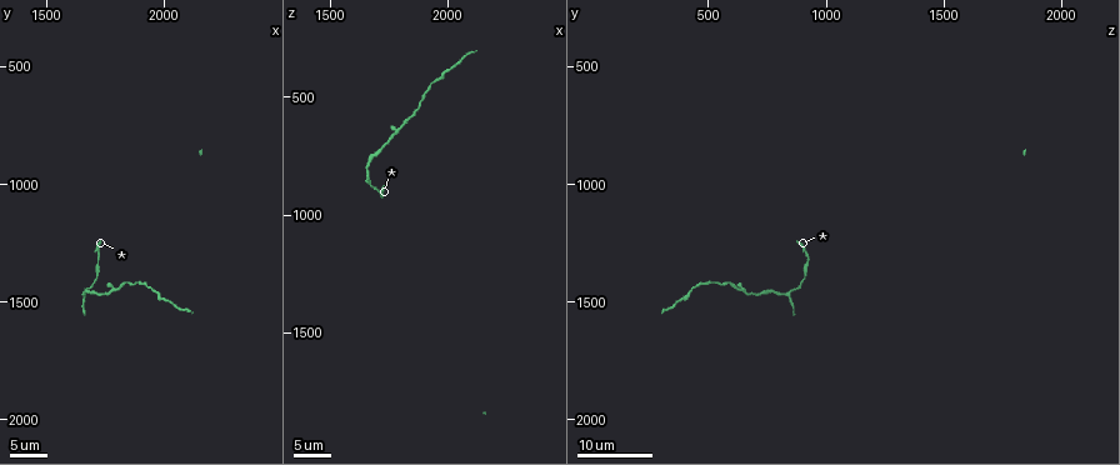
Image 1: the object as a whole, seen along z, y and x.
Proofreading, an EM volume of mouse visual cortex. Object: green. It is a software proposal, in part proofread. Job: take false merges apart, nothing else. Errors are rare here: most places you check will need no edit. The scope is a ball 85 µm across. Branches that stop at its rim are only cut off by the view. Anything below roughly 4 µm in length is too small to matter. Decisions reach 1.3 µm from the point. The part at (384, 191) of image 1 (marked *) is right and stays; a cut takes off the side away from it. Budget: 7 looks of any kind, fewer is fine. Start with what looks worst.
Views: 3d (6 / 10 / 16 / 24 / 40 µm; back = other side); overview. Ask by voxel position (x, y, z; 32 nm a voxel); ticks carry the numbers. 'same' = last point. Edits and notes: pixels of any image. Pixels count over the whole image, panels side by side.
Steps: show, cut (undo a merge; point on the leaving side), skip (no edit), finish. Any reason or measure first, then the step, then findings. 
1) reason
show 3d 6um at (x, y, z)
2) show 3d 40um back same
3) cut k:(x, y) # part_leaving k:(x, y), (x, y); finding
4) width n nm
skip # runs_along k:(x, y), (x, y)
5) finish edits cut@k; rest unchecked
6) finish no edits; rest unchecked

thick turns thin
show 3d 16um at (1960, 1450, 420)

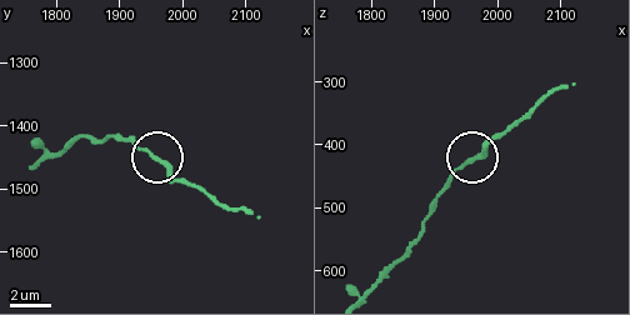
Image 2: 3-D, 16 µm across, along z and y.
zoom in
show 3d 10um at (1950, 1450, 430)

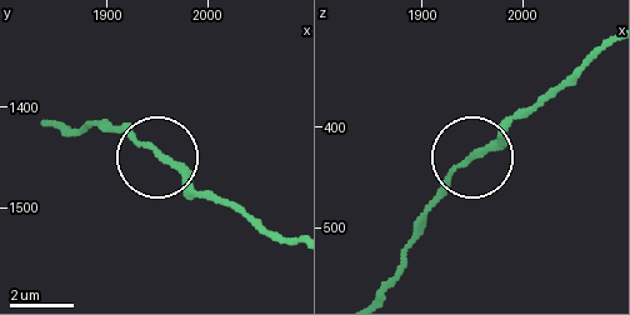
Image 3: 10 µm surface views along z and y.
skip # runs_along 3:(56, 128), (73, 133), (118, 125), (206, 195); one neuron here

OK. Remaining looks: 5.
calibre changes
show 3d 24um at (1760, 1460, 670)

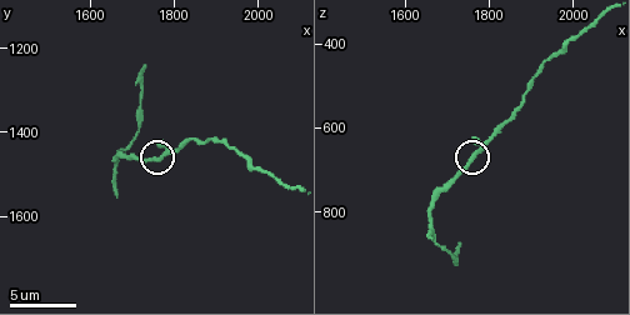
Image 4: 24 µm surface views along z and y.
show 3d 6um at (1755, 1470, 675)

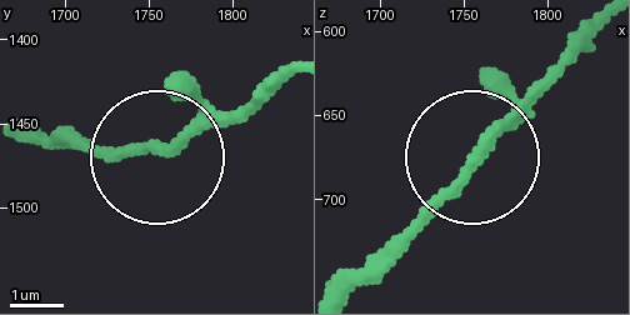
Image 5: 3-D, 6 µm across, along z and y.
show 3d 6um back at (1756, 1466, 676)

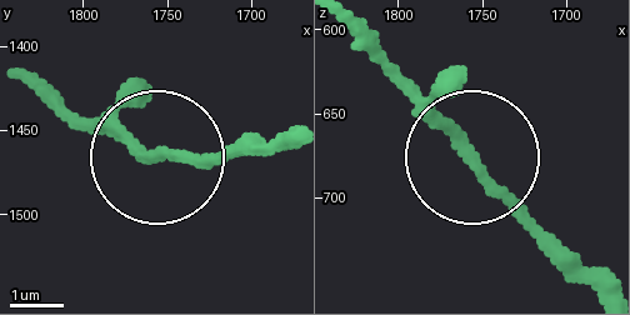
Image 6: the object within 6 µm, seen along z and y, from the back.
skip # runs_along 6:(281, 144), (146, 158), (44, 81); one neuron here

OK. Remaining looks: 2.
calibre changes
show 3d 16um at (1860, 1420, 575)

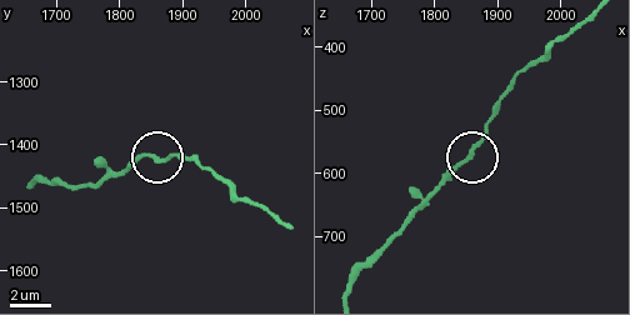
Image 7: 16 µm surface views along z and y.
show 3d 6um at (1855, 1420, 570)

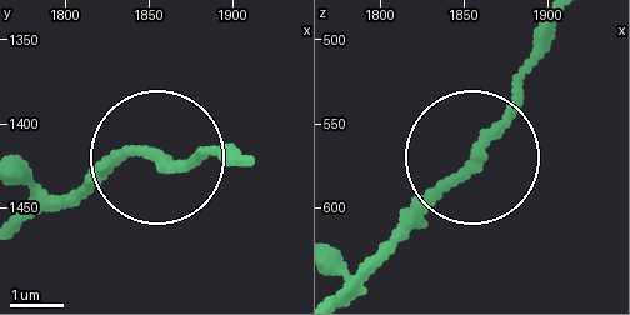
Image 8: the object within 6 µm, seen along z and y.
skip # all the same neuron

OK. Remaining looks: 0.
finish no edits; rest unchecked

